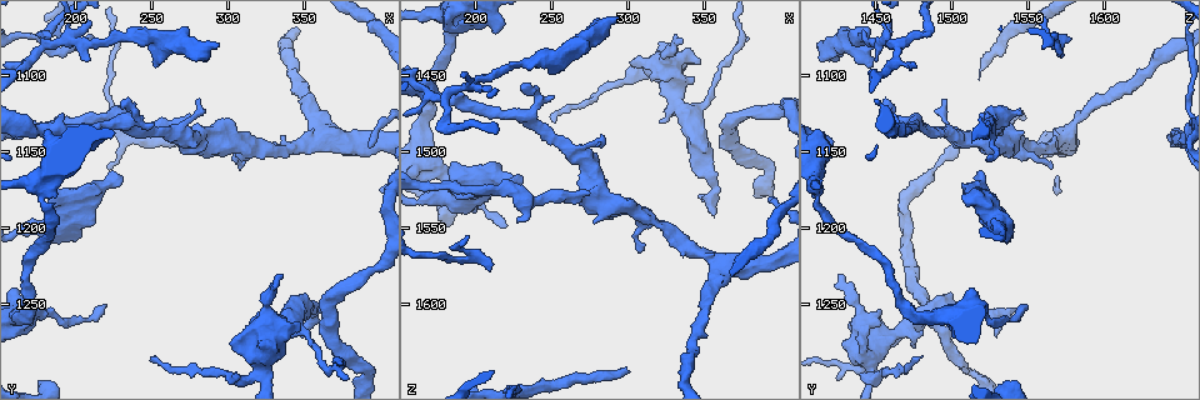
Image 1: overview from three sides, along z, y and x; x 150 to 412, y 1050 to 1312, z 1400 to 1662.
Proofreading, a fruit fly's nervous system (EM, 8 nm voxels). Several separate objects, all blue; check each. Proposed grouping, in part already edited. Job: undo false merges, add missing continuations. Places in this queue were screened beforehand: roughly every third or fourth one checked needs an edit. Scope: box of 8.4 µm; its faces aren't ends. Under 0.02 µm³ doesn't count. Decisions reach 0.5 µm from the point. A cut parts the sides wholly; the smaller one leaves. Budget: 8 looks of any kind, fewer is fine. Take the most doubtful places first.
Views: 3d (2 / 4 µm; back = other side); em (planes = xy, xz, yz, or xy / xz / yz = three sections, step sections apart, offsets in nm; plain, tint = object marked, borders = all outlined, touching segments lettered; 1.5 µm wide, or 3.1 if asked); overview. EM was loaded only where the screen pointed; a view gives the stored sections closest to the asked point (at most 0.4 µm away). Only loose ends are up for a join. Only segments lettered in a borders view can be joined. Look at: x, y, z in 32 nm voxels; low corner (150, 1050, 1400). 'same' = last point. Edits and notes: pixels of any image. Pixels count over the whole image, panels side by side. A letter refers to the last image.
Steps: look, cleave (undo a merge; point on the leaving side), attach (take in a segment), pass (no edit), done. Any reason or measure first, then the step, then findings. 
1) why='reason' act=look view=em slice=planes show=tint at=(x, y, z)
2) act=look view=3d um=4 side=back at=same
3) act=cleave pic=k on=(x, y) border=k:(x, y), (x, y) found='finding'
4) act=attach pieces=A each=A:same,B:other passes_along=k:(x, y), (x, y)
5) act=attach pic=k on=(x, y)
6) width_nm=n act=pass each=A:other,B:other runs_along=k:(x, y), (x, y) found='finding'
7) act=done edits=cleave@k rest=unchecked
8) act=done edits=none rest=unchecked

why='an open end' act=look view=em slice=planes show=tint at=(298, 1140, 1644)

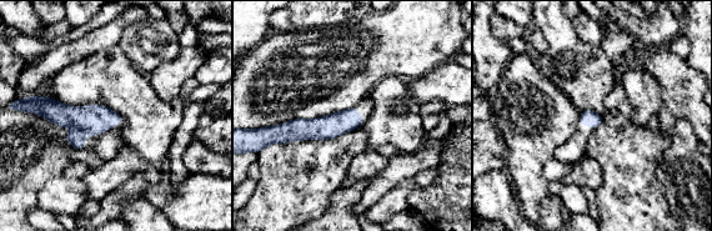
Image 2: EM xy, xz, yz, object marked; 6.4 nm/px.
why='what lies round it' act=look view=em slice=planes show=borders at=same

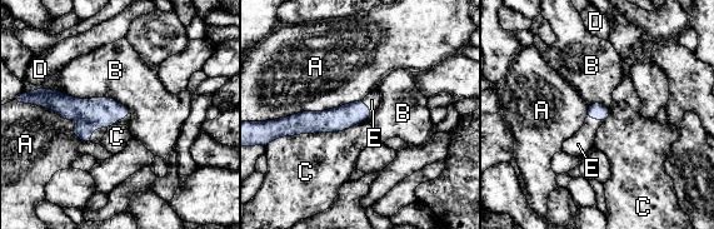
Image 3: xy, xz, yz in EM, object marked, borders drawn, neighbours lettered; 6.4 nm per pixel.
act=attach pieces=E each=A:other,B:other,C:other,D:other,E:same found='it goes on there'

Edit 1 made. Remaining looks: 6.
why='stops while still wide' act=look view=3d um=4 at=(230, 1166, 1520)

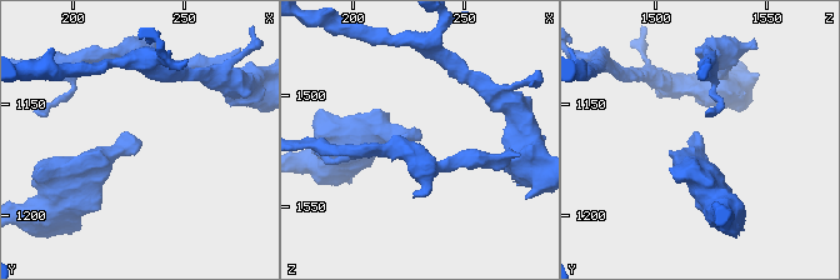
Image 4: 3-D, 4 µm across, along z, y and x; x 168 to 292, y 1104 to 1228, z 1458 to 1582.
why='need the tissue' act=look view=em slice=planes show=borders at=(228, 1166, 1519)

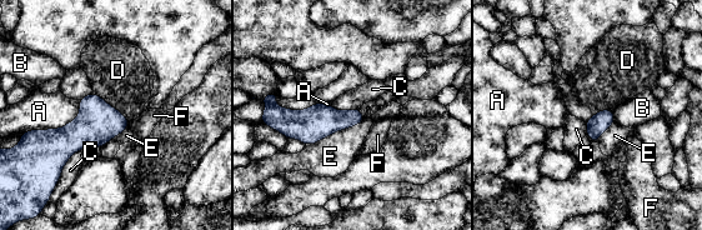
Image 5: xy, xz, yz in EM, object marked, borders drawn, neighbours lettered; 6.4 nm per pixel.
act=pass each=A:other,B:other,C:other,D:other,E:other,F:other border=5:(612, 111), (615, 121) found='none of them fits'

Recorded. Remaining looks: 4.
why='abrupt turn' act=look view=em slice=yz step=8 show=tint at=(358, 1140, 1576)

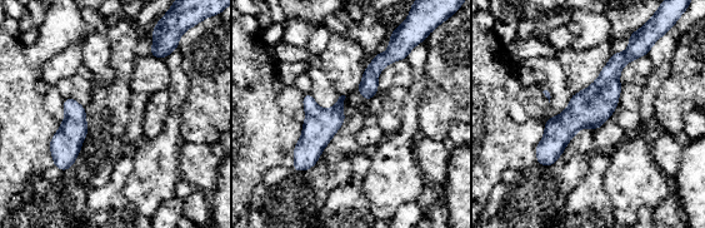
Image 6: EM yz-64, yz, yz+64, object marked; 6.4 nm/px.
act=look view=em slice=planes show=borders at=same

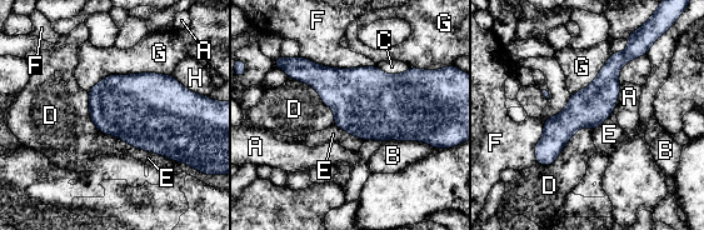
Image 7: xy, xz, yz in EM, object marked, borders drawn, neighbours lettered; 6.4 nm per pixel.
width_nm=260 act=pass each=A:other,B:other,C:other,D:other,E:other,F:other,G:other,H:other runs_along=7:(629, 53), (539, 160) found='all the same cell'

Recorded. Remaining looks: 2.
act=done edits=attach@3 rest=unchecked

